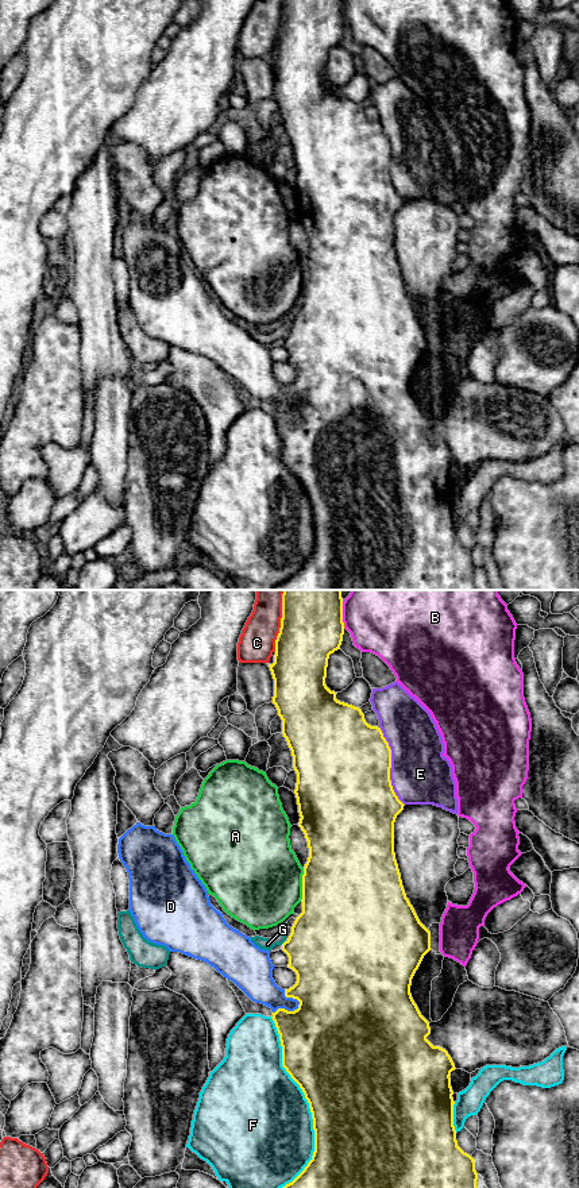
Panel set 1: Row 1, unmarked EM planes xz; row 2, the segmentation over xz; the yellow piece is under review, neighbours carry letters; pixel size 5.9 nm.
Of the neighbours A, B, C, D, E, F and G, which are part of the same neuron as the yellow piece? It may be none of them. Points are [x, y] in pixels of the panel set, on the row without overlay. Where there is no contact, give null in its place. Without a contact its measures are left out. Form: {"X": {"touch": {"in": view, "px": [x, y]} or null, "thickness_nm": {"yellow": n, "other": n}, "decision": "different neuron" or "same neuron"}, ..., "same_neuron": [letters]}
{"A": {"touch": {"in": "xz", "px": [302, 280]}, "thickness_nm": {"yellow": 500, "other": 500}, "decision": "different neuron"}, "B": {"touch": {"in": "xz", "px": [342, 12]}, "thickness_nm": {"yellow": 360, "other": 300}, "decision": "different neuron"}, "C": {"touch": {"in": "xz", "px": [280, 23]}, "thickness_nm": {"yellow": 360, "other": 220}, "decision": "different neuron"}, "D": {"touch": {"in": "xz", "px": [286, 405]}, "thickness_nm": {"yellow": 440, "other": 200}, "decision": "different neuron"}, "E": {"touch": {"in": "xz", "px": [390, 161]}, "thickness_nm": {"yellow": 500, "other": 360}, "decision": "different neuron"}, "F": {"touch": {"in": "xz", "px": [309, 502]}, "thickness_nm": {"yellow": 500, "other": 500}, "decision": "different neuron"}, "G": {"touch": {"in": "xz", "px": [284, 338]}, "thickness_nm": {"yellow": 460, "other": 80}, "decision": "different neuron"}, "same_neuron": []}

